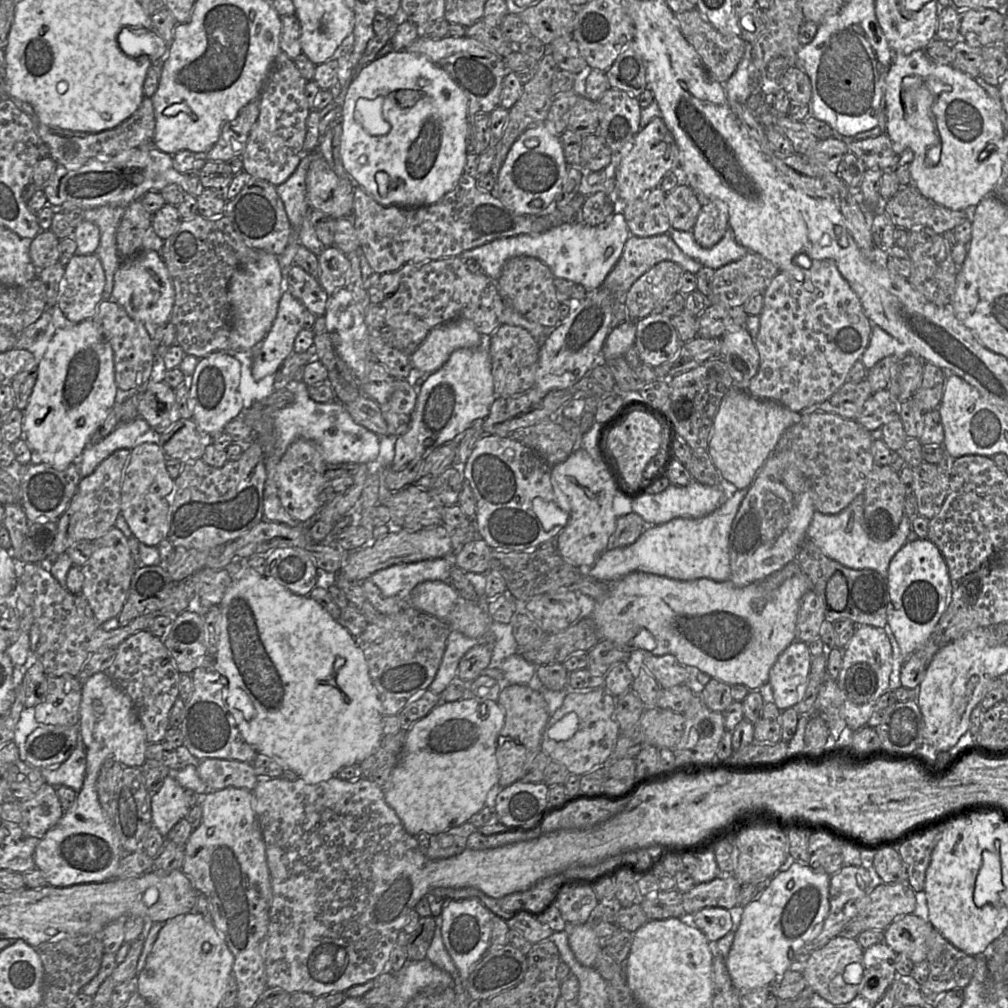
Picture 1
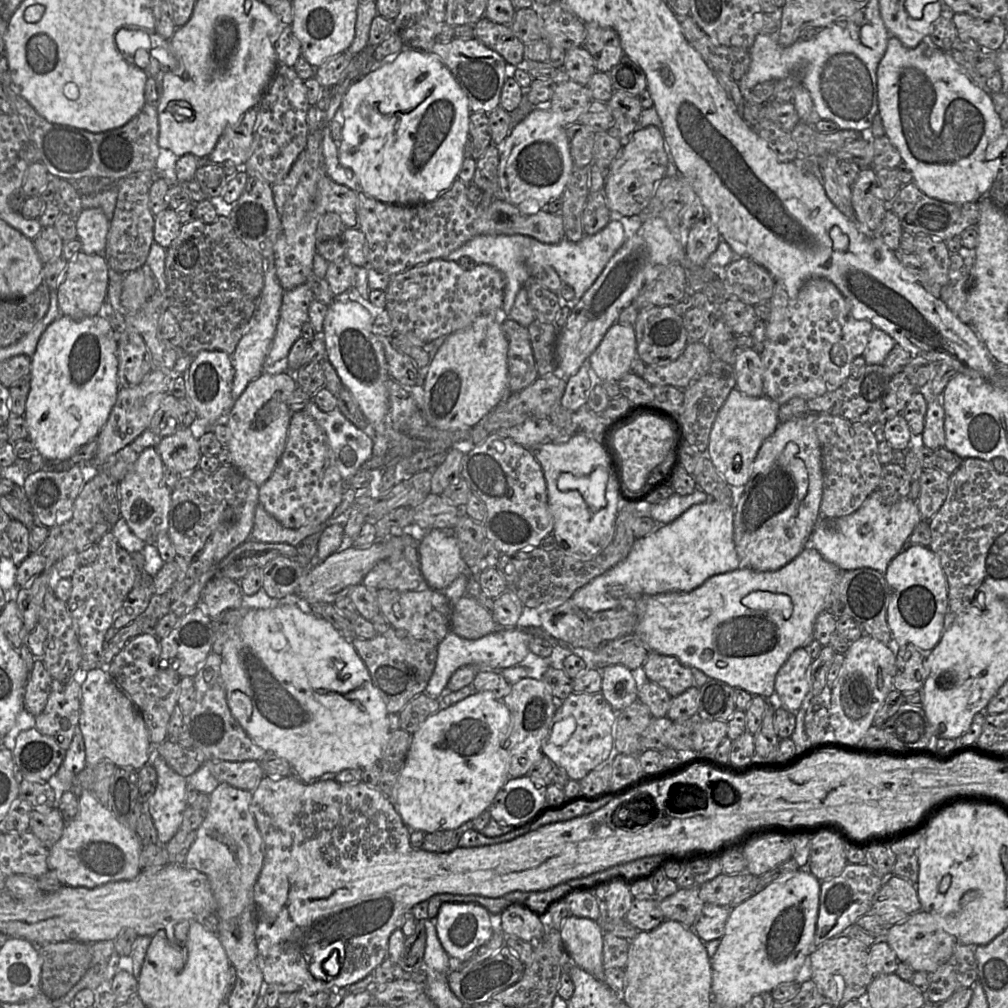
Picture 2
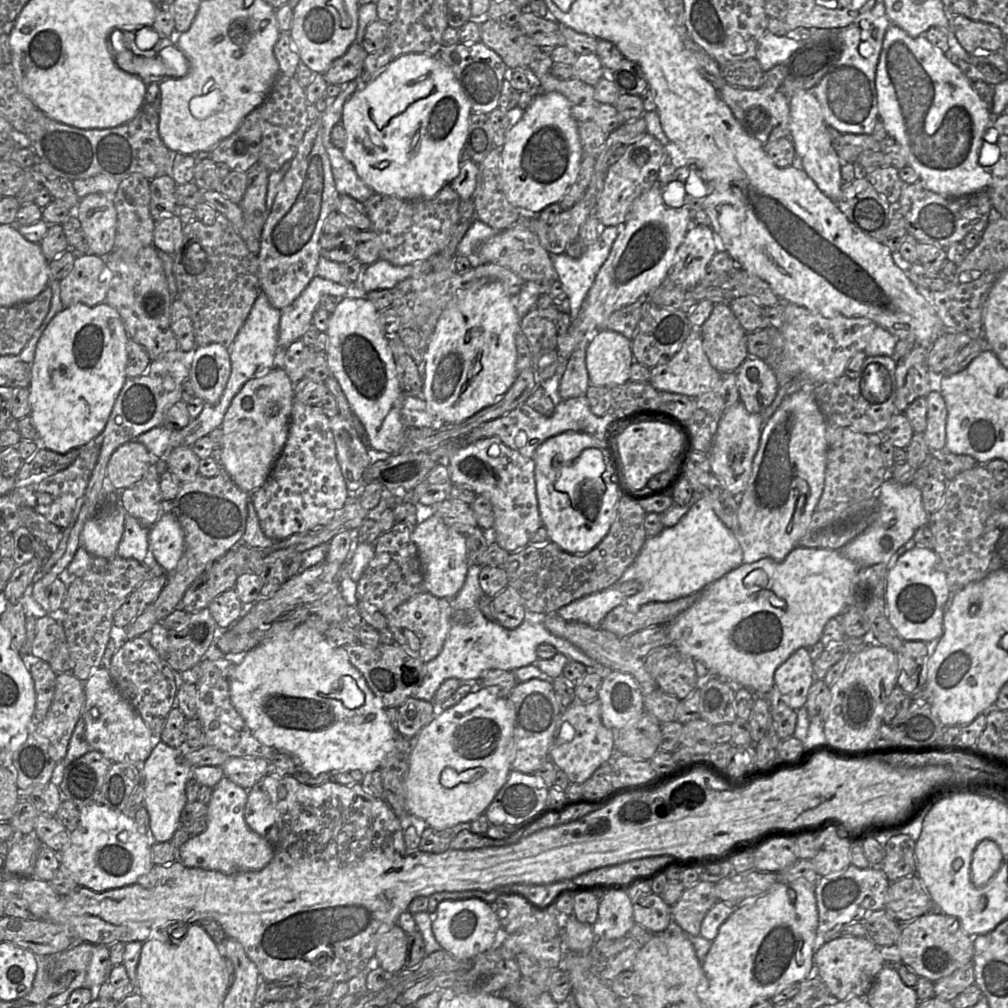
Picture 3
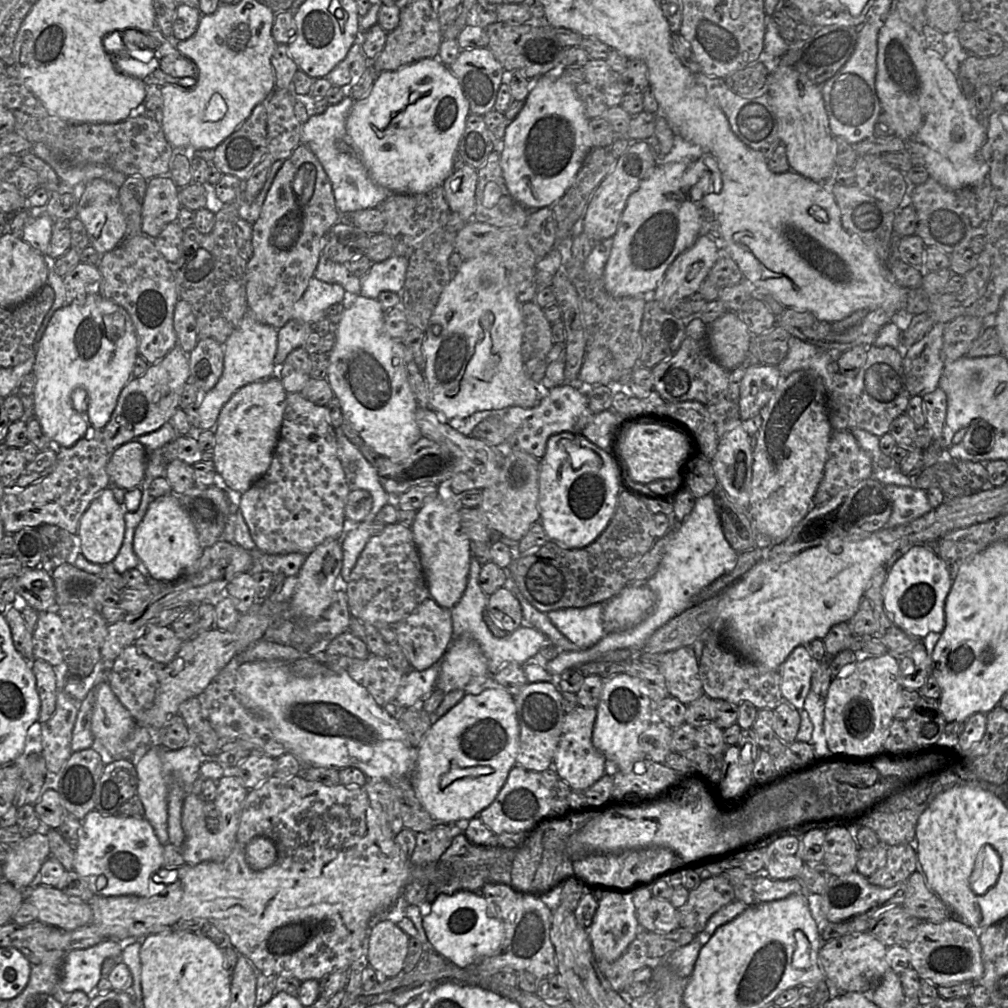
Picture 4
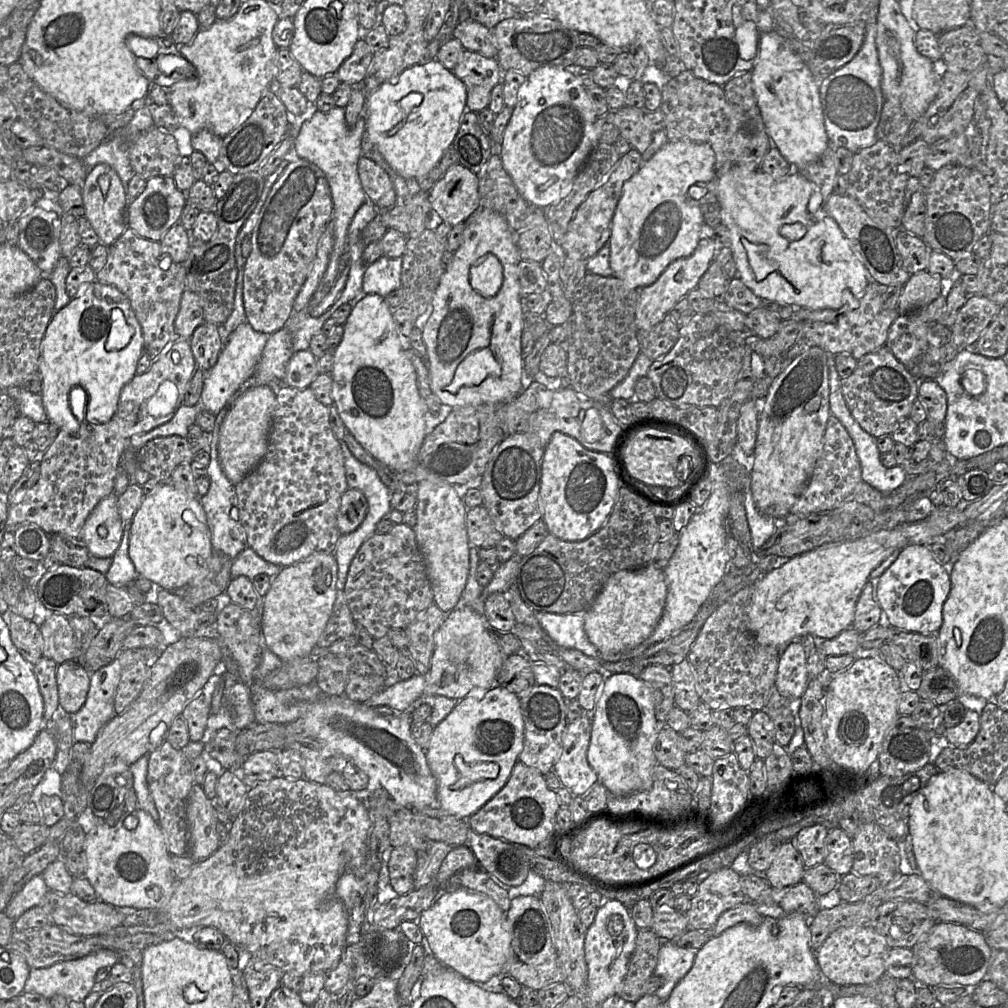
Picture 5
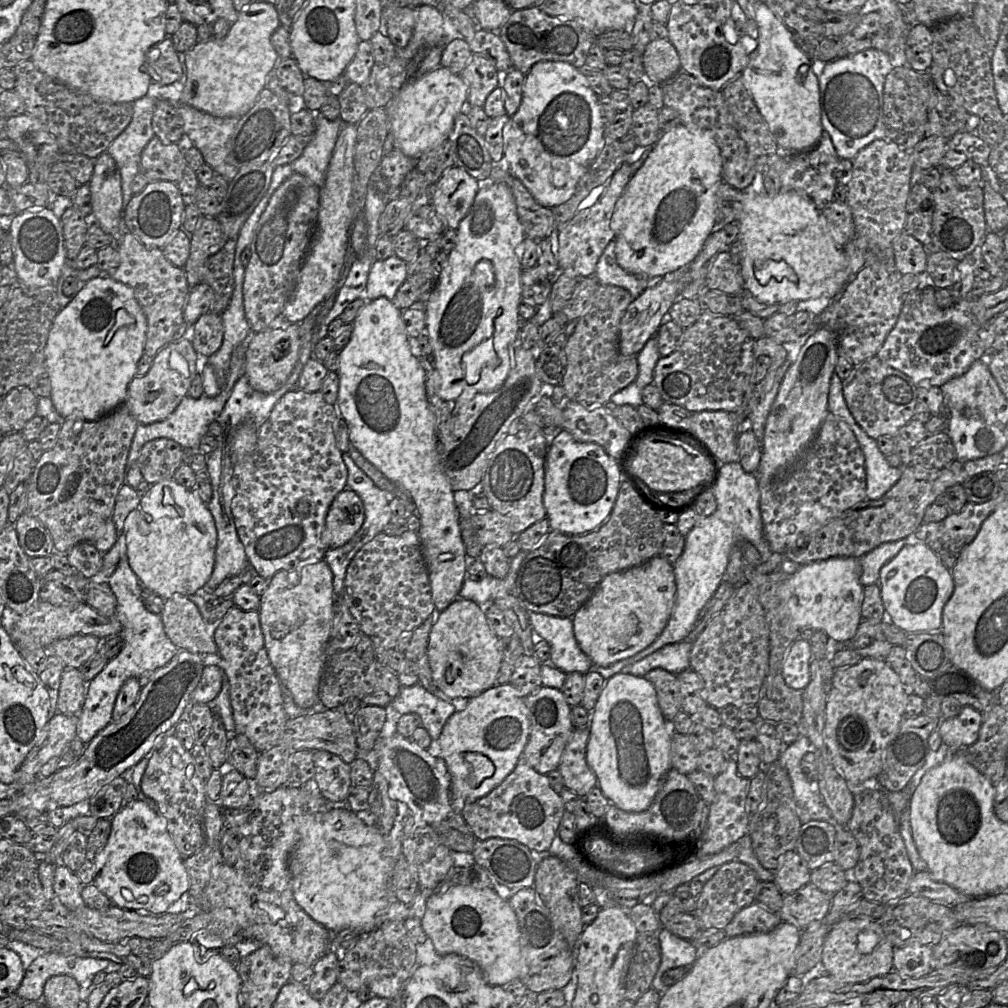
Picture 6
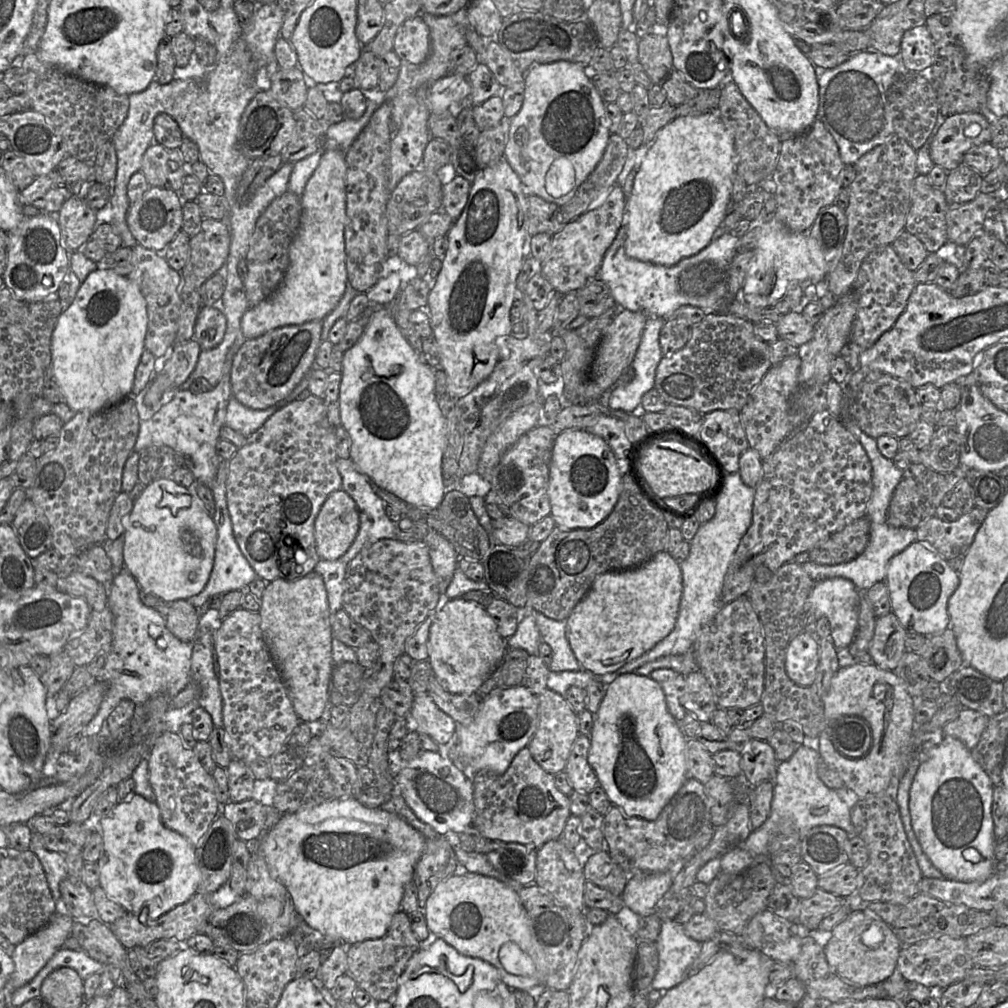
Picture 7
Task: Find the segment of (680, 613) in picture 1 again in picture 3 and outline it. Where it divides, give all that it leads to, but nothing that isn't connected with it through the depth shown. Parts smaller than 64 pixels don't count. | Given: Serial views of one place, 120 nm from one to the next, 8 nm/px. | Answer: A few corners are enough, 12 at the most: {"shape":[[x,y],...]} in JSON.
{"shape":[[797,546],[707,586],[667,624],[710,676],[774,673],[848,608],[860,567]]}

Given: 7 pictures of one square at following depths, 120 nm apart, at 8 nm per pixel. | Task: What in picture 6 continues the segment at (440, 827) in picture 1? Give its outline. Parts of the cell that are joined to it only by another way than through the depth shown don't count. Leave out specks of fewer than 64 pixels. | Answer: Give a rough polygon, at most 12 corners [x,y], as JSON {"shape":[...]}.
{"shape":[[495,685],[456,711],[437,749],[456,808],[514,770],[530,722]]}

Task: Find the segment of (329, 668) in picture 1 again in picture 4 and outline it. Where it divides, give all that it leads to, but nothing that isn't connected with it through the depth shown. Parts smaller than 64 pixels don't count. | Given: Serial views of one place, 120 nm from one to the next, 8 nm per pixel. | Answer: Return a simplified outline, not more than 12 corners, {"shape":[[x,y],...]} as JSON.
{"shape":[[237,669],[241,704],[314,767],[410,776],[417,747],[347,672]]}

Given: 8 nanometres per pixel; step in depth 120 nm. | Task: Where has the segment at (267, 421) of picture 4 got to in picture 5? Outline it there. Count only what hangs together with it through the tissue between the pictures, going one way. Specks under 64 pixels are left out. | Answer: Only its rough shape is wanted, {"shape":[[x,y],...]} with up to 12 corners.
{"shape":[[240,391],[228,405],[218,453],[233,485],[263,459],[276,393]]}

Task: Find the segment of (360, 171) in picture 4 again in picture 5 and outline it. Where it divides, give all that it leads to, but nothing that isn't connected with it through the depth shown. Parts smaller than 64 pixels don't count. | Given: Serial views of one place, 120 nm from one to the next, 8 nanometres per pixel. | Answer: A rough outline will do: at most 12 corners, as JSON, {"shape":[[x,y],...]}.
{"shape":[[345,108],[291,118],[295,156],[323,171],[333,250],[310,313],[338,281],[349,225],[368,200],[358,175],[365,135]]}

